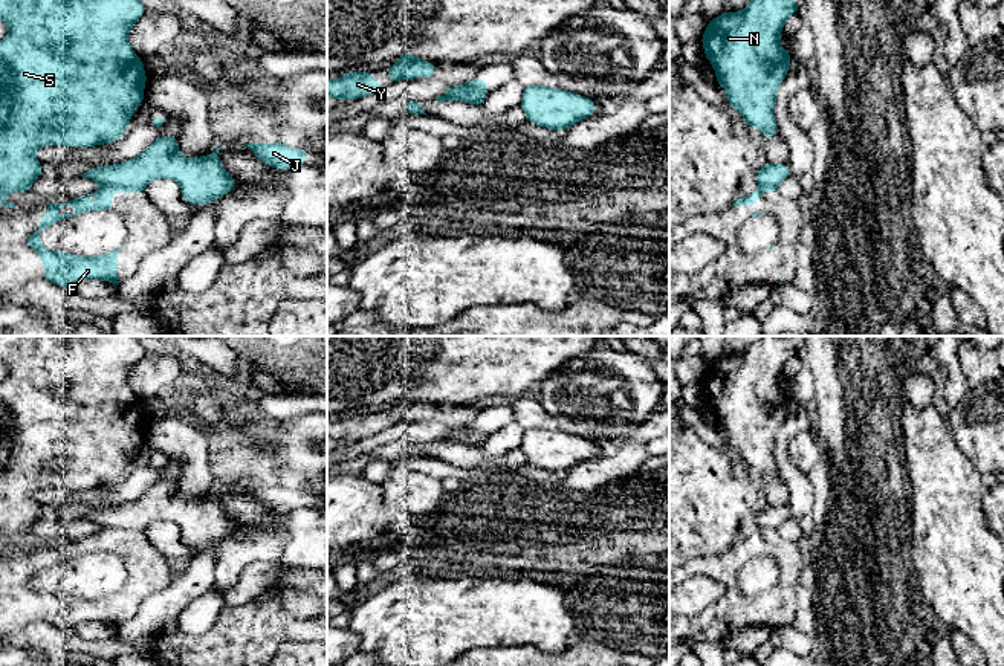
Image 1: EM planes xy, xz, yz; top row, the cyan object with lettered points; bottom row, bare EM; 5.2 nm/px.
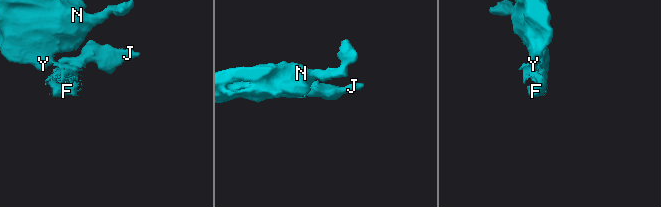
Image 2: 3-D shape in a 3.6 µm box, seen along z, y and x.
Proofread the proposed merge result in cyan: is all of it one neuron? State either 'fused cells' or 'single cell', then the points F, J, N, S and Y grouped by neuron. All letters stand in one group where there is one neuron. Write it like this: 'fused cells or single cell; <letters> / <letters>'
fused cells; F N S Y / J

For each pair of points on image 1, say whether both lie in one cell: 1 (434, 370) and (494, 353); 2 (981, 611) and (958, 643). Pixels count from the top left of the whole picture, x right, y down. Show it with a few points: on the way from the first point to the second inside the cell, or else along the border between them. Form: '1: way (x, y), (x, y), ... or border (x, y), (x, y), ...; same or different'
1: way (450, 355), (479, 353); same
2: border (943, 625), (960, 630), (980, 649); different

